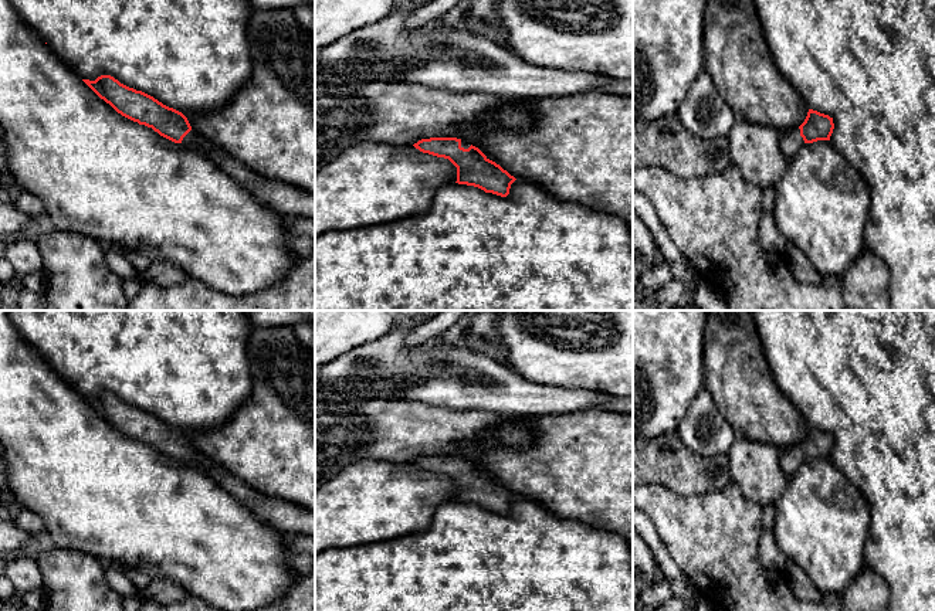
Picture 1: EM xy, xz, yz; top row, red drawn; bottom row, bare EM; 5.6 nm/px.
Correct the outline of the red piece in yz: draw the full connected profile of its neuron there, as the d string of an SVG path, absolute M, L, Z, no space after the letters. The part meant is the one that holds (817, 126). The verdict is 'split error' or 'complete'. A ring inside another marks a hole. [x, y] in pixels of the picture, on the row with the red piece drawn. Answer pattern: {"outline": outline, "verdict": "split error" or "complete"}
{"outline": "M809 109L800 126L779 133L780 150L789 162L797 155L803 145L817 140L830 140L833 129L833 118Z", "verdict": "split error"}

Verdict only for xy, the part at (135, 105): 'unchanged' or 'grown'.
grown

